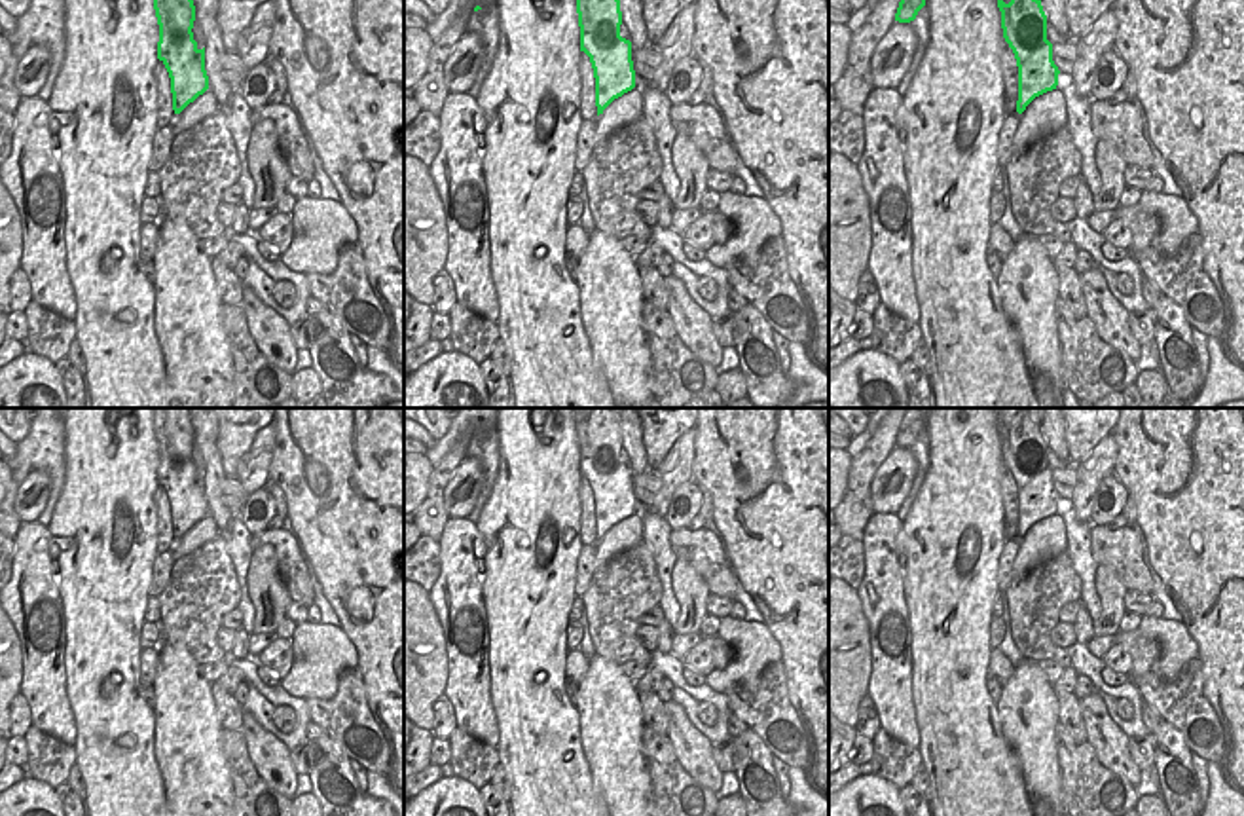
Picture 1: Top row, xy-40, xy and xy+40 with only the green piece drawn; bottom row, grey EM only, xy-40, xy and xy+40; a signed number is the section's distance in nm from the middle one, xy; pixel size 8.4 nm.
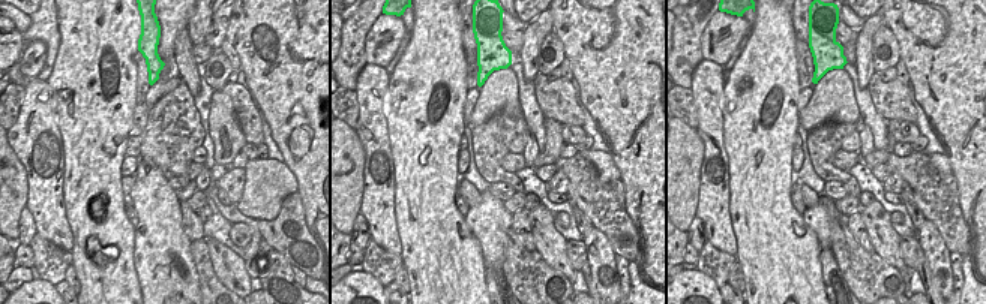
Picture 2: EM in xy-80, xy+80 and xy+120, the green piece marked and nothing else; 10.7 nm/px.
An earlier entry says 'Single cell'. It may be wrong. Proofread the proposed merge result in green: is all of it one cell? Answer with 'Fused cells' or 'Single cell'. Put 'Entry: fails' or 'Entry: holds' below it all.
Fused cells.
Entry: fails

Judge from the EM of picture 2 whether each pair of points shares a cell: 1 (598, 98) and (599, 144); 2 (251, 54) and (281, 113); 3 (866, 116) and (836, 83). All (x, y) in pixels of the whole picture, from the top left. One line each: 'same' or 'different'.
1: different
2: same
3: different

